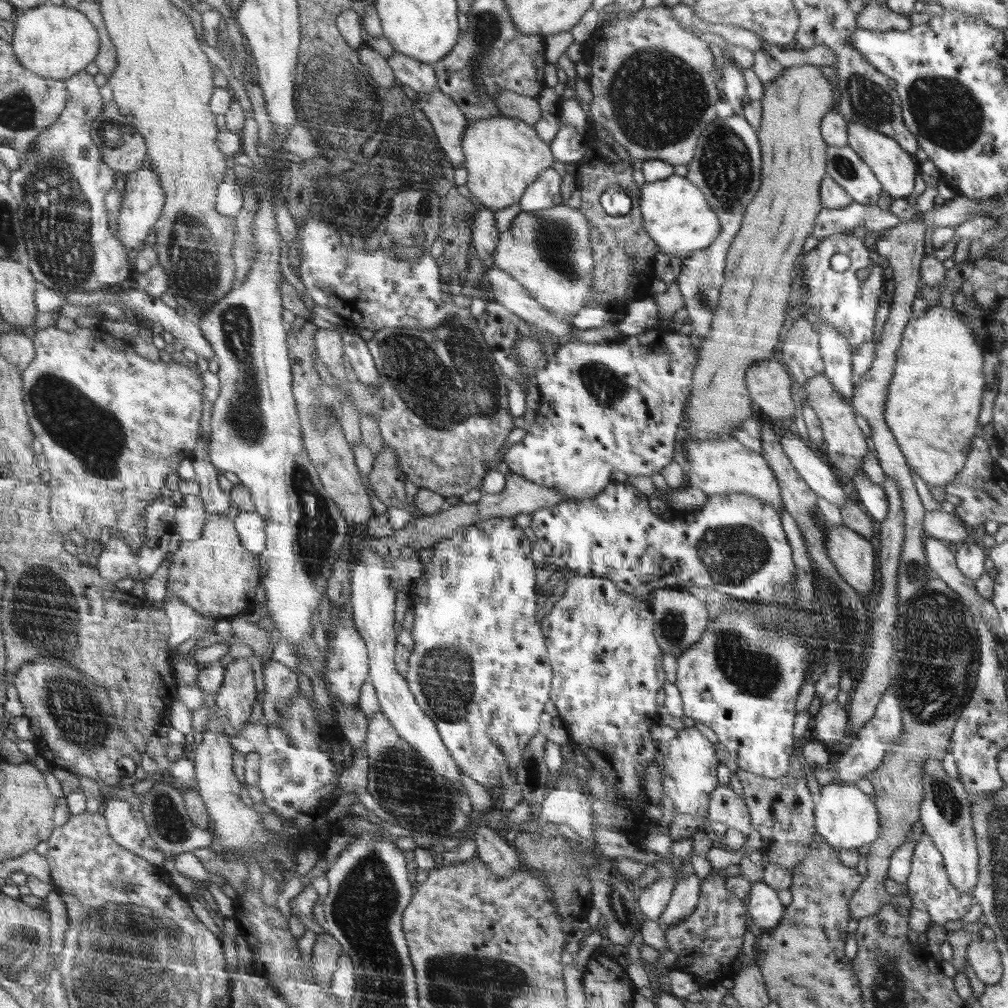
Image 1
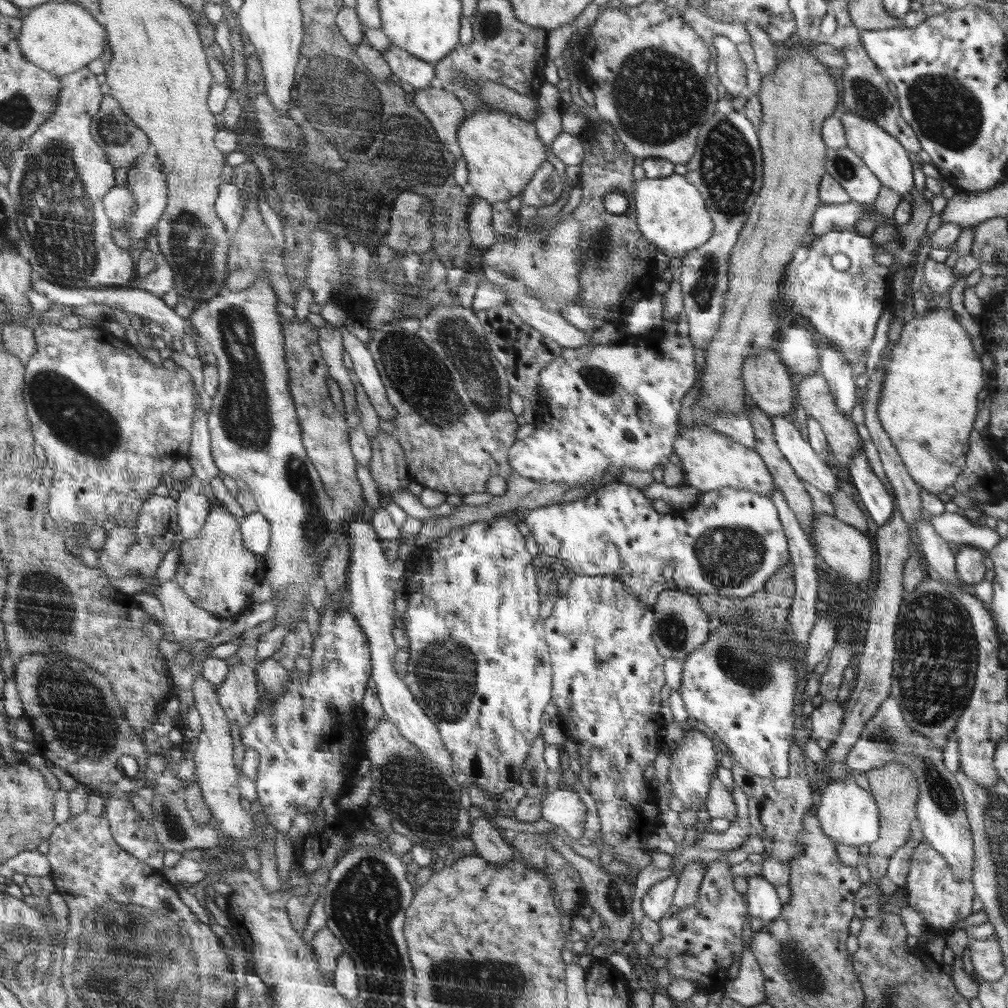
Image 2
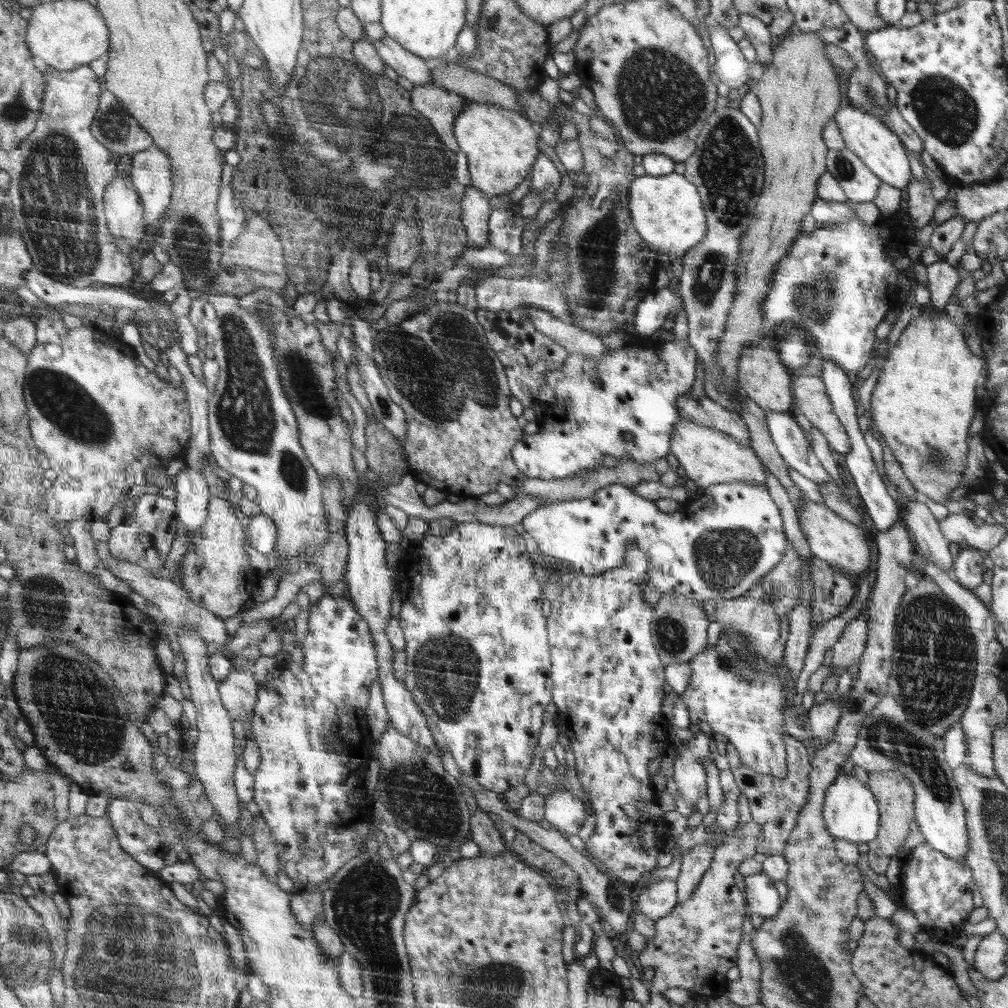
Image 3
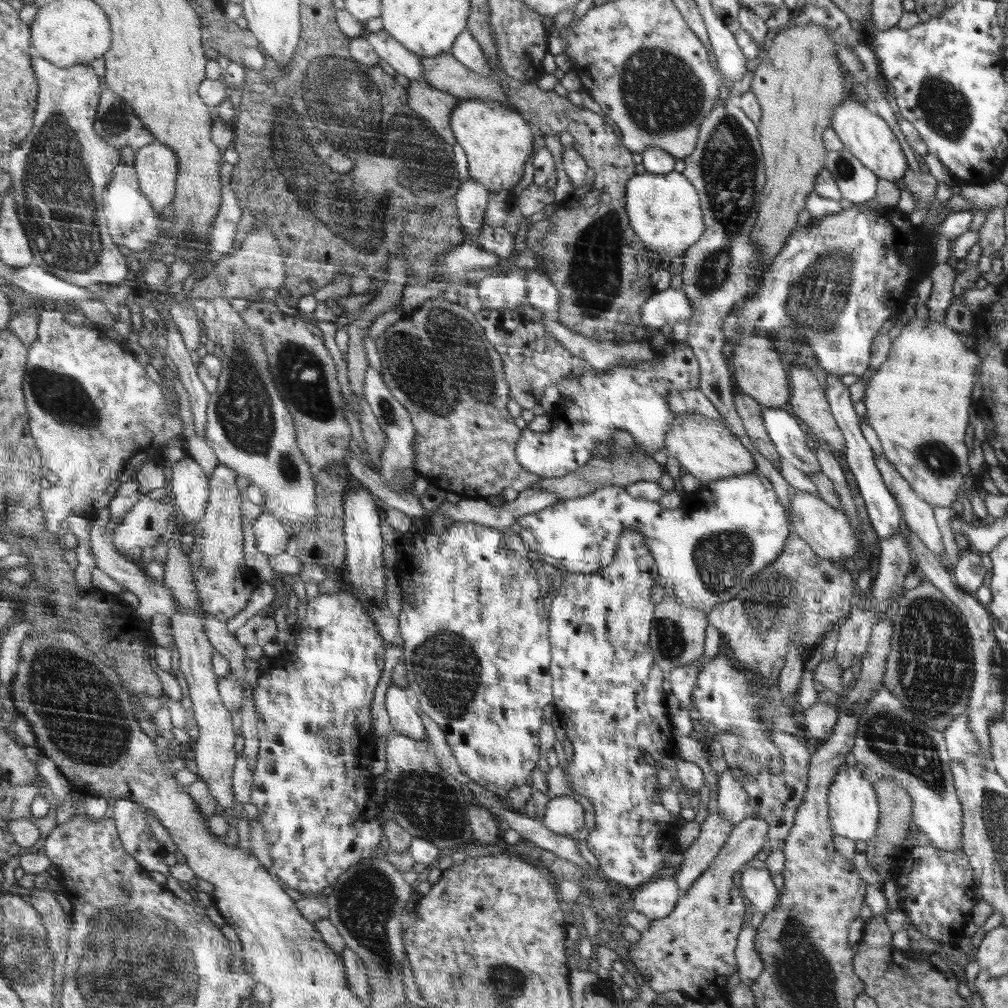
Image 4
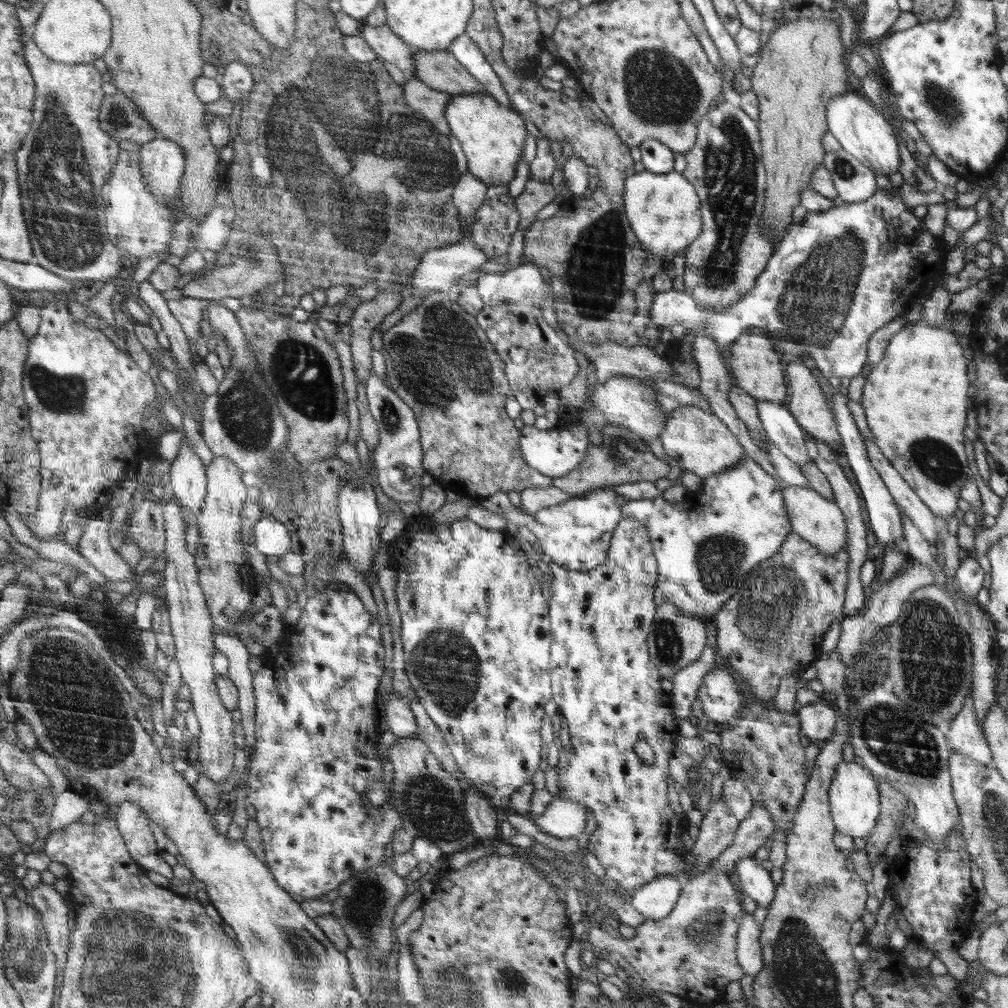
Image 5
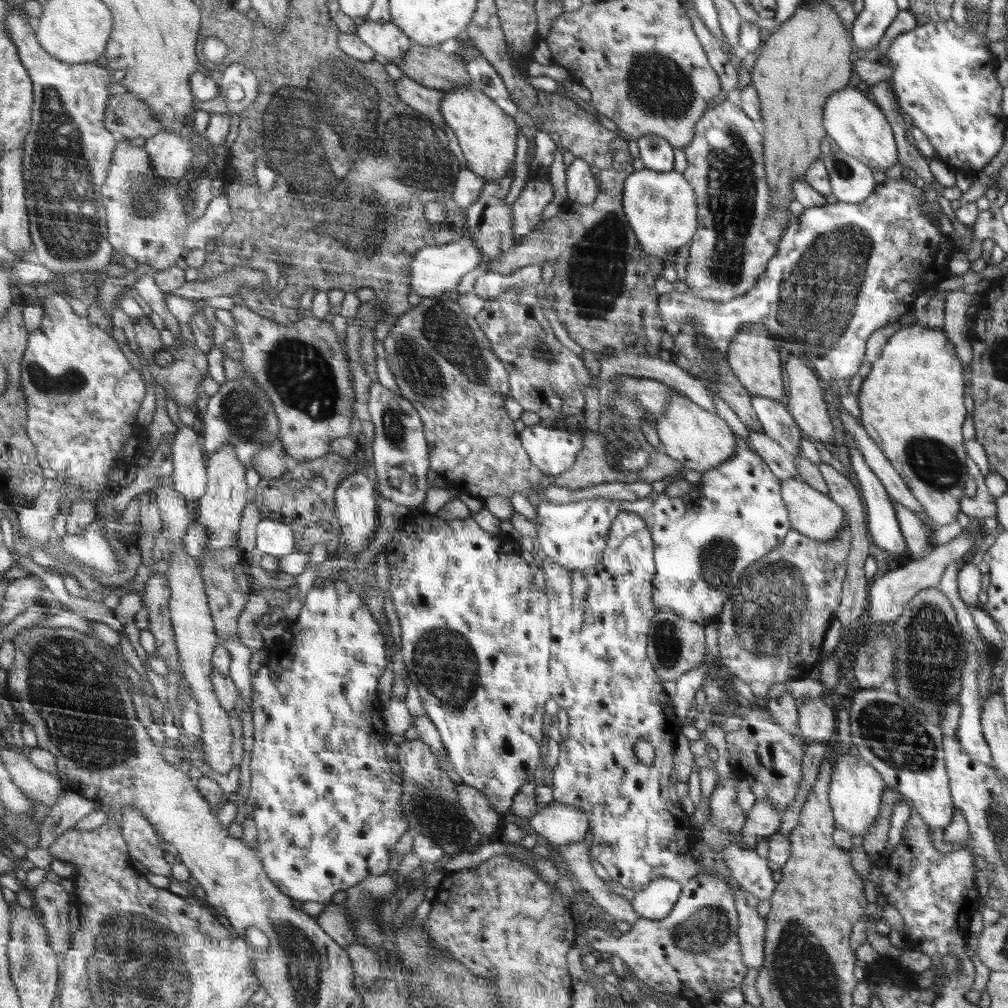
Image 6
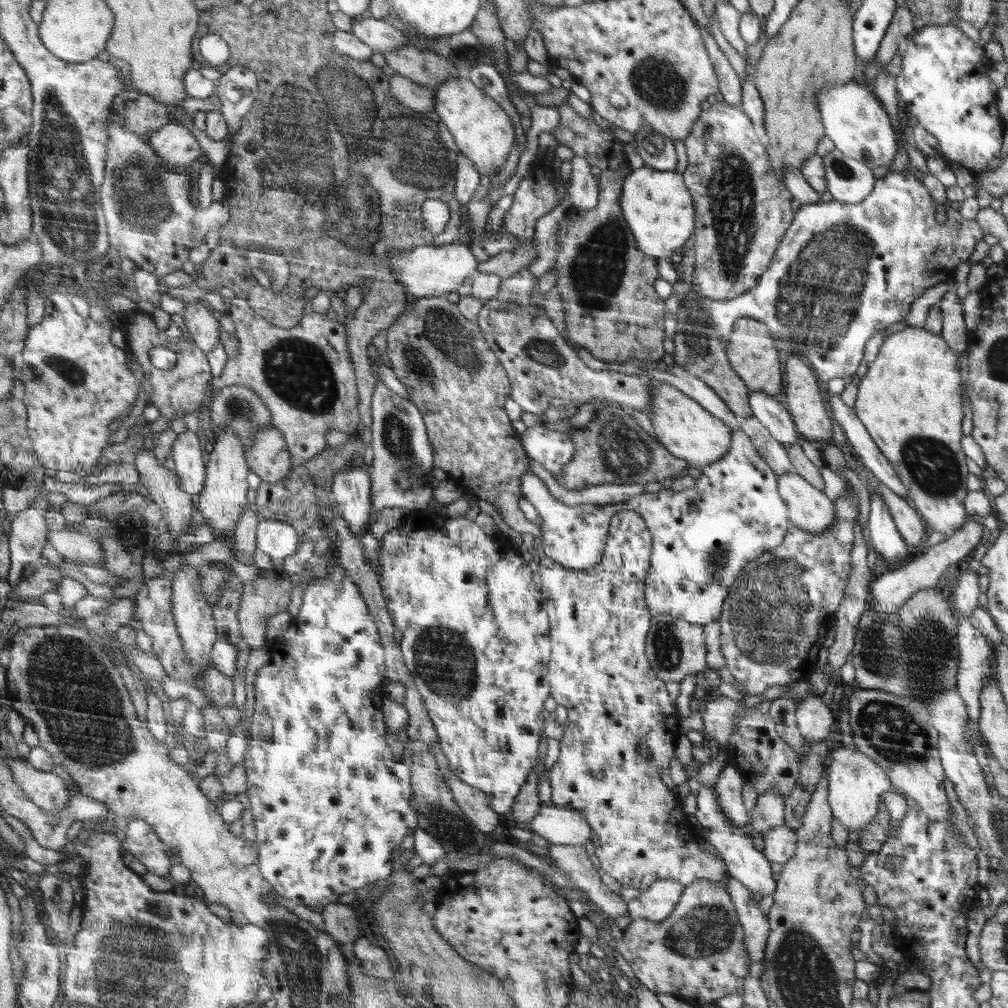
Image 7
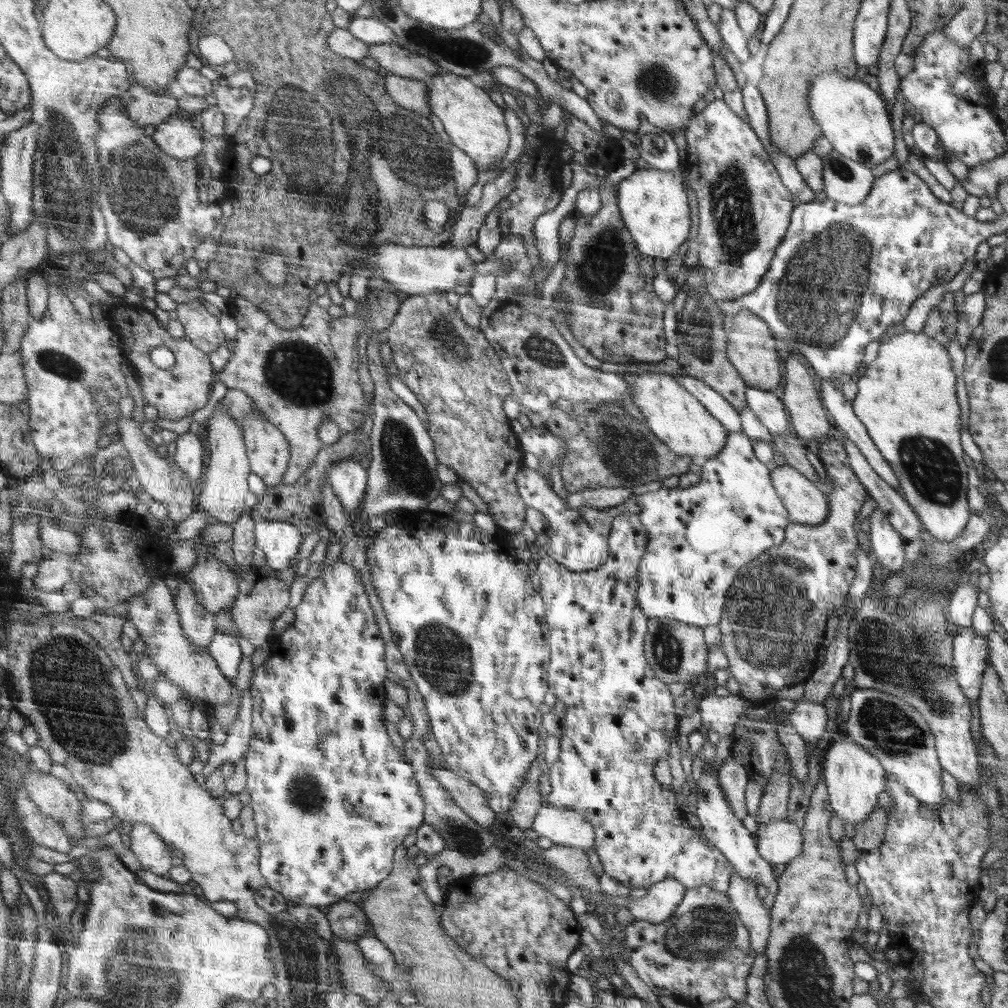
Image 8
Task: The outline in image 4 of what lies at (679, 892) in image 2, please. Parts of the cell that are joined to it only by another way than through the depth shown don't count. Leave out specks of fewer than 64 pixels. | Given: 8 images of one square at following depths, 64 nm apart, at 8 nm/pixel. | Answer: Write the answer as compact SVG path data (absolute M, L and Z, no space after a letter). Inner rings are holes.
M720 813L708 815L701 824L700 836L694 844L682 852L684 861L676 872L681 896L689 890L693 882L712 864L714 858L733 833L733 824Z

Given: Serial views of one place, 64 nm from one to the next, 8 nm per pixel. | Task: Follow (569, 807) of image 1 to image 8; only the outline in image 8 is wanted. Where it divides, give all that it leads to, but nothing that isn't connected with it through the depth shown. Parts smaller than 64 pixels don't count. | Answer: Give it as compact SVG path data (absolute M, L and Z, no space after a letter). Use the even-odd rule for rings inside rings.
M543 804L535 816L531 829L555 845L574 846L587 851L595 846L593 823L577 810Z

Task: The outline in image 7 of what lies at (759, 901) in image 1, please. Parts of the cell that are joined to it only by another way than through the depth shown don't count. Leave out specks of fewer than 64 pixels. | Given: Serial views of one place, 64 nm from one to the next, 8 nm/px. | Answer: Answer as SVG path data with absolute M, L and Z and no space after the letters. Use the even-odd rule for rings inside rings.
M701 786L697 795L695 816L704 828L703 841L710 843L718 850L726 863L730 878L739 880L741 883L746 884L751 891L760 892L763 896L773 894L777 887L777 881L772 876L771 862L754 847L753 840L746 829L733 827L729 823L727 816L721 811L715 796L717 794L713 787L706 788L704 786Z

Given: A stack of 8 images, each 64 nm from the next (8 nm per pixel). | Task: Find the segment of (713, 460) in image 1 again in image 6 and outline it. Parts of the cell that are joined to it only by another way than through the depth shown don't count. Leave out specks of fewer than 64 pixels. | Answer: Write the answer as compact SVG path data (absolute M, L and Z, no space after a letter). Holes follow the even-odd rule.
M672 395L656 421L656 434L664 444L665 453L670 455L670 458L678 459L683 464L684 471L690 469L702 474L728 461L737 452L736 434L729 423L688 397Z

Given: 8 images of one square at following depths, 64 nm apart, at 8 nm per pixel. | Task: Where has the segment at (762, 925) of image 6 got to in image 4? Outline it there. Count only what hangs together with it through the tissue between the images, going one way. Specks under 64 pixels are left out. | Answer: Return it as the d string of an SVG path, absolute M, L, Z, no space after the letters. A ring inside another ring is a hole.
M746 923L745 928L741 930L738 937L738 946L736 948L738 973L740 976L753 979L753 982L764 971L764 962L755 945L756 938L756 928L752 923Z

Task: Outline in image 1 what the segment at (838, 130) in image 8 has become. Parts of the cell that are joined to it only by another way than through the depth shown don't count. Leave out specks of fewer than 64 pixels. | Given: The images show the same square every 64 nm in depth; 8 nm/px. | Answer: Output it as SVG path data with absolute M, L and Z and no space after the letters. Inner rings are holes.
M847 122L847 132L847 146L852 147L873 170L884 192L893 196L894 199L908 196L912 192L914 178L916 178L916 164L912 164L910 154L900 146L896 139L858 122Z

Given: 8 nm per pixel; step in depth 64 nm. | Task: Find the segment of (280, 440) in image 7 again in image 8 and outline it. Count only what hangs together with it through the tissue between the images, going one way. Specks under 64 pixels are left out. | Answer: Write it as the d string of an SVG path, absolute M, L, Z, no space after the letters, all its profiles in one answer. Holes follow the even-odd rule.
M250 413L244 429L253 473L260 476L267 486L276 486L292 460L290 442L263 413Z

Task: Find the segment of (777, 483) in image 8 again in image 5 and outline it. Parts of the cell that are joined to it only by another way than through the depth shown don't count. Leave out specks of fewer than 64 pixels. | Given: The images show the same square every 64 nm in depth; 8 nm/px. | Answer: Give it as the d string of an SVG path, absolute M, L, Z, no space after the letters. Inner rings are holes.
M787 485L783 488L783 493L794 533L808 539L822 554L832 555L838 554L840 550L848 551L848 524L845 522L844 512L834 501L818 494L810 487Z

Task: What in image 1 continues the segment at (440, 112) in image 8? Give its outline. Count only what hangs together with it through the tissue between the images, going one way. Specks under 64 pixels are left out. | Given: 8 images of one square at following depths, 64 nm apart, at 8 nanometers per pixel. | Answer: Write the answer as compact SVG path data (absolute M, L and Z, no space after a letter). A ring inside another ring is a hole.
M503 115L469 122L462 139L467 170L465 185L484 208L495 213L518 202L540 172L554 164L548 144L536 136L534 129L518 118Z

